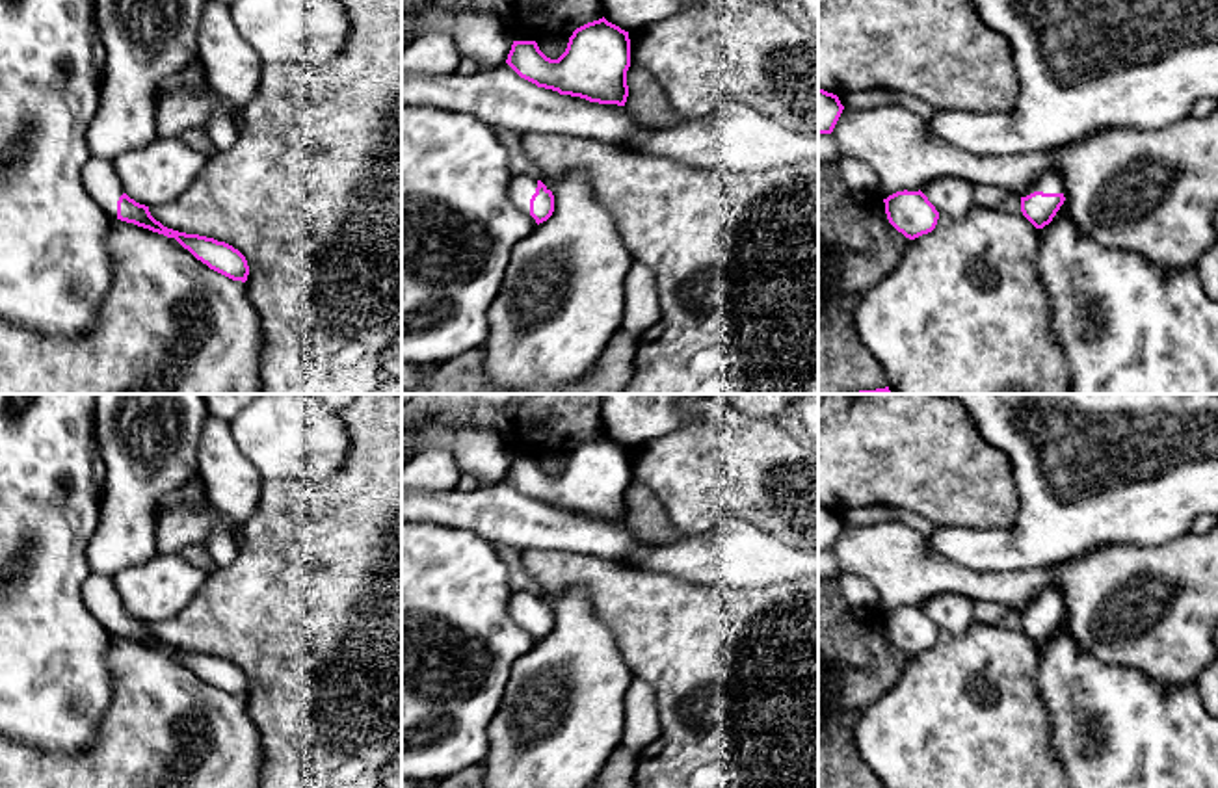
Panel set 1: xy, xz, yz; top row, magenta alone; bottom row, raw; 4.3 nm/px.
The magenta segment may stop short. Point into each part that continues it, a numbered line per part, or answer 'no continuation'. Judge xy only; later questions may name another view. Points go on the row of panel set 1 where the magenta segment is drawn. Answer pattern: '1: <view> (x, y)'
1: xy (99, 177)

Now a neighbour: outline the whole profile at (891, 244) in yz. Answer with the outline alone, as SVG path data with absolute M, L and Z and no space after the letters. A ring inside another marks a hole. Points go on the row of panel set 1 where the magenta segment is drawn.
M818 162L818 394L854 394L889 385L883 366L861 342L854 316L865 294L891 275L909 238L887 219L880 193L846 186L839 162Z

